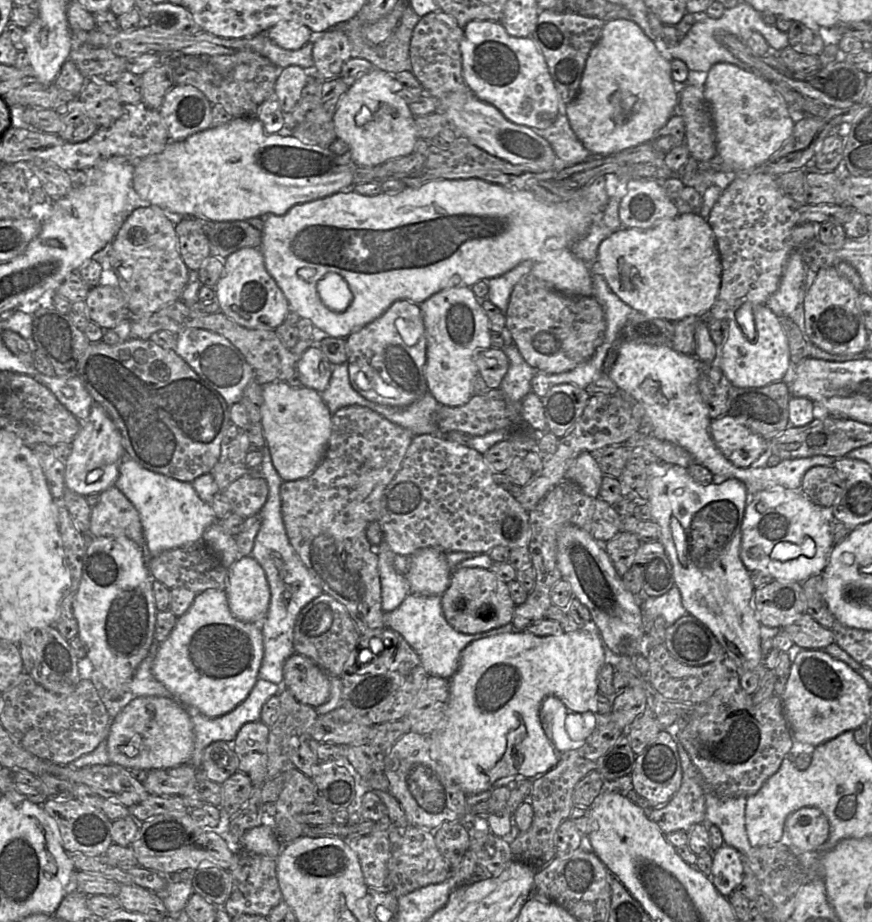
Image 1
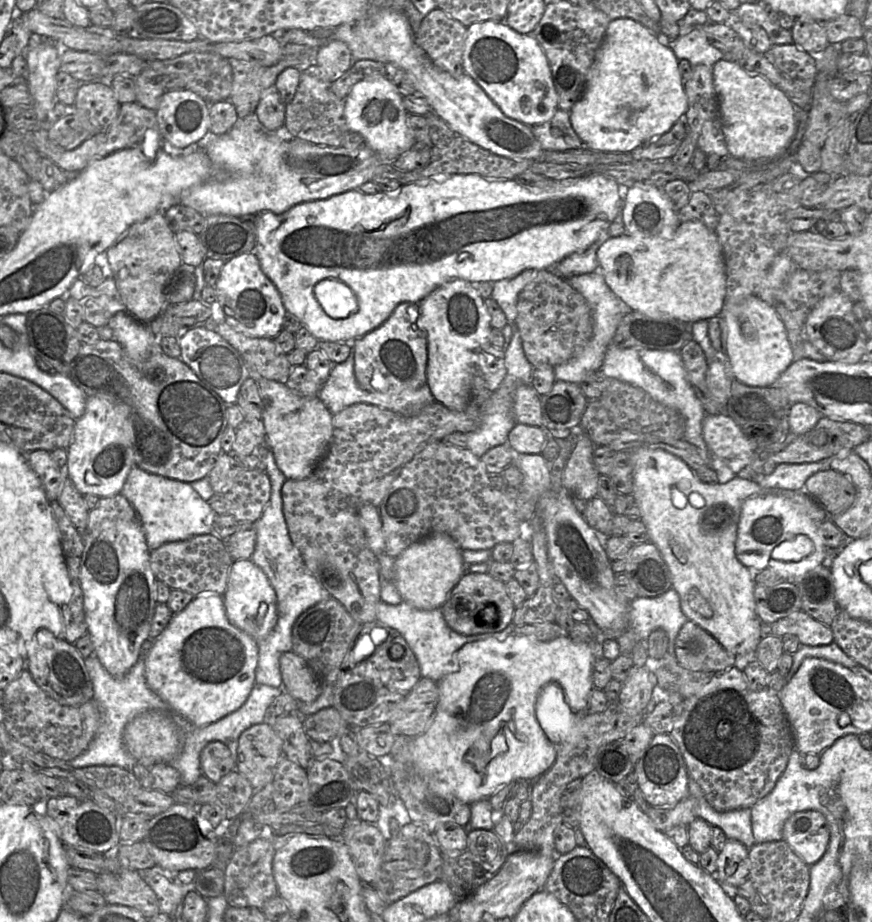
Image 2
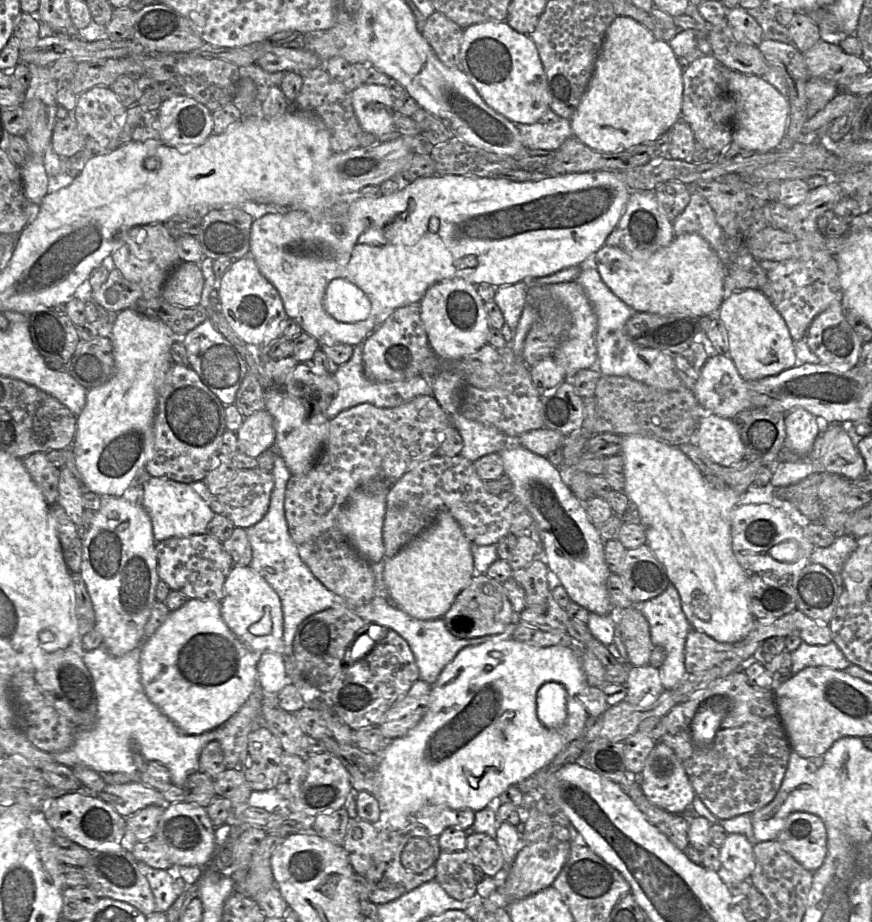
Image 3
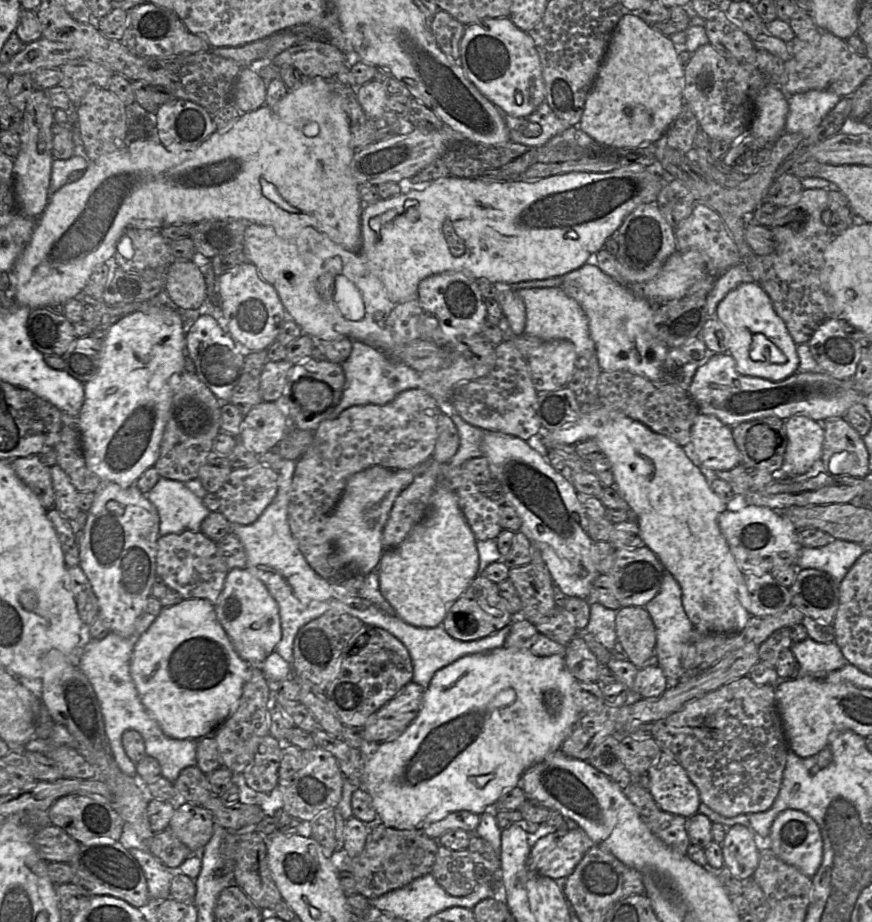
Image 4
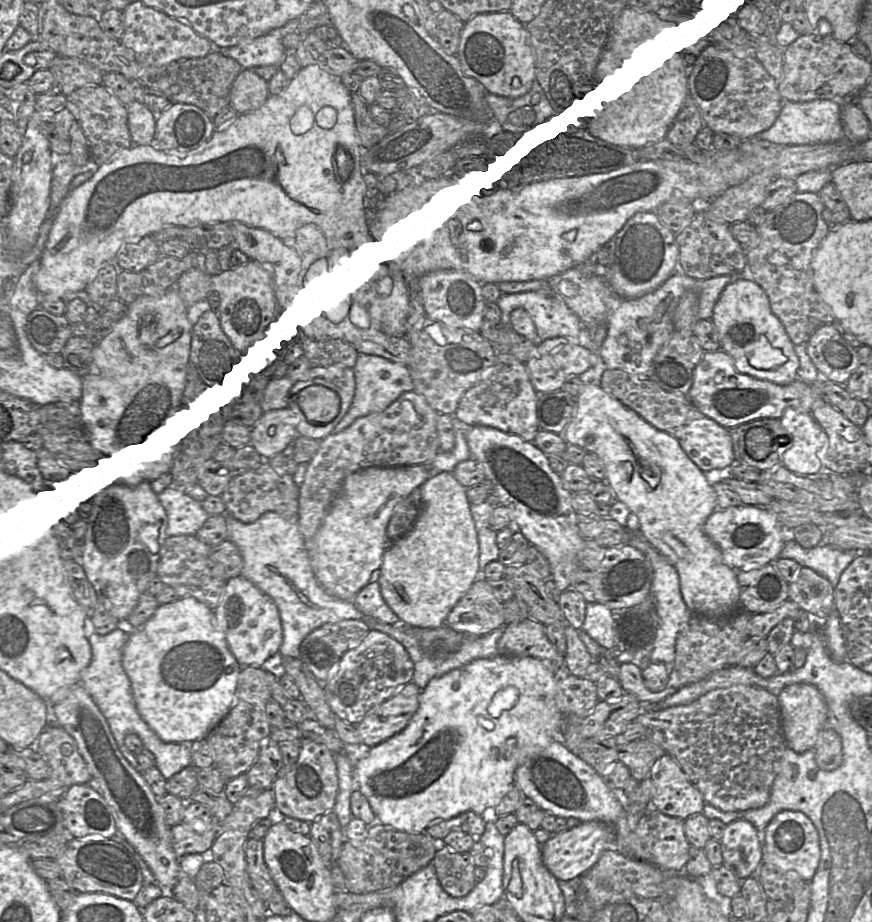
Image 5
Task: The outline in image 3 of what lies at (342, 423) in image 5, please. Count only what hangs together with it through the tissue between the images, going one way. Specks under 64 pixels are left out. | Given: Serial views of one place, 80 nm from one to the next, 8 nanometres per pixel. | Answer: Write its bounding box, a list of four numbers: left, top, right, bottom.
[326,343,433,419]

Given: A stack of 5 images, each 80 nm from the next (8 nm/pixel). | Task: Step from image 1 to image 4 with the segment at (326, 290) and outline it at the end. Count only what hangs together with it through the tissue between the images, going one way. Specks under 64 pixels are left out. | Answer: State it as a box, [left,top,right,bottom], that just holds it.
[333,275,365,321]

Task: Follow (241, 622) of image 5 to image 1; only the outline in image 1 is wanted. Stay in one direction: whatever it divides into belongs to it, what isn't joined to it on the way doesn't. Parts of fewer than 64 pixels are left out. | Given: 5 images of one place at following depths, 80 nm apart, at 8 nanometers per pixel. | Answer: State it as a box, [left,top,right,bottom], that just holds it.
[226,555,271,624]

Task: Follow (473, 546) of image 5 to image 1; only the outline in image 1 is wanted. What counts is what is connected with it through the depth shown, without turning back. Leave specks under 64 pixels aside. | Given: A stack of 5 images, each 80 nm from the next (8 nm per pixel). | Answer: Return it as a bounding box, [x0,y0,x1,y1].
[406,547,452,596]

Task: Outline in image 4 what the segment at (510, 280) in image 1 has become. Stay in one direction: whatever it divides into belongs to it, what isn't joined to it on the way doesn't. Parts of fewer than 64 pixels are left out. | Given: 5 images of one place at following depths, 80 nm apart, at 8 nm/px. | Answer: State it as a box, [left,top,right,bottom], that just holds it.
[493,283,526,335]

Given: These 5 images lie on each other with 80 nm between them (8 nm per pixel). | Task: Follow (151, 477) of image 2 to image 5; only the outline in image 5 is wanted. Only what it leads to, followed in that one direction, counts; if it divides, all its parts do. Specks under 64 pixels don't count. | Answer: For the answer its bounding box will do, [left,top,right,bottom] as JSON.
[156,481,208,535]

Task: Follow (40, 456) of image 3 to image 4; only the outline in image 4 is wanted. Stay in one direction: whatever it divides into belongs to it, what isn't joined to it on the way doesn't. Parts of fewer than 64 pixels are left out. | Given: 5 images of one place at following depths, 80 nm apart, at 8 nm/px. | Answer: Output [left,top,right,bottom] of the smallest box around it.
[9,455,54,510]

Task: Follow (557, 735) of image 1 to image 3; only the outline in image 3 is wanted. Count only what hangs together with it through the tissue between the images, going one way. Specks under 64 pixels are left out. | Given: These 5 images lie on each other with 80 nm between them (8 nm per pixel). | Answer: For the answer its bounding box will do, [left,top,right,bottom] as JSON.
[536,682,566,729]

